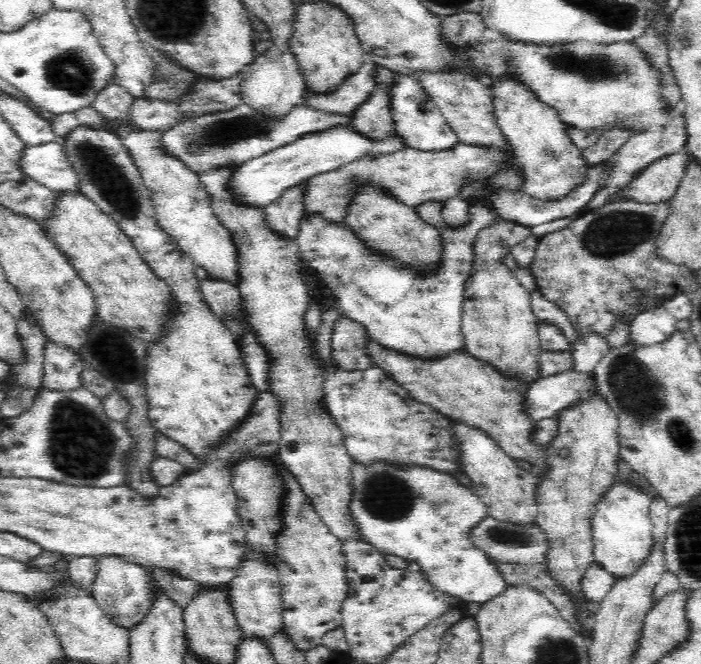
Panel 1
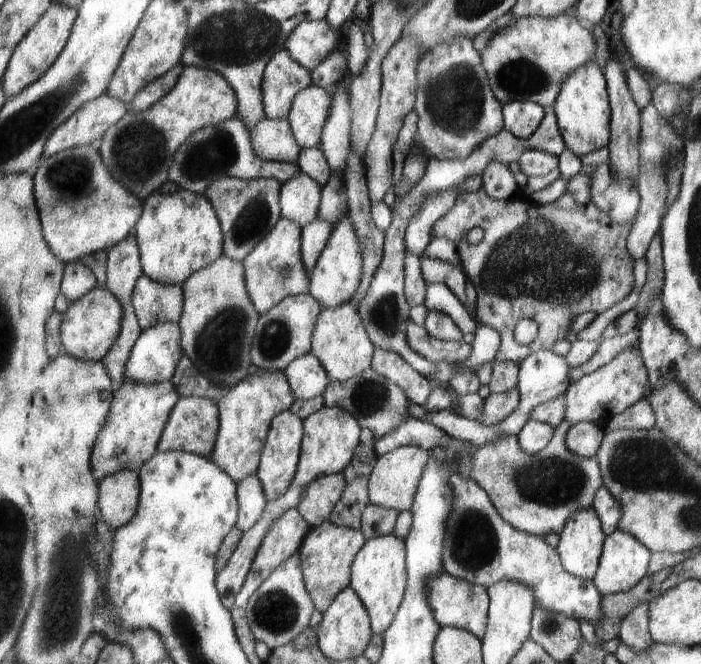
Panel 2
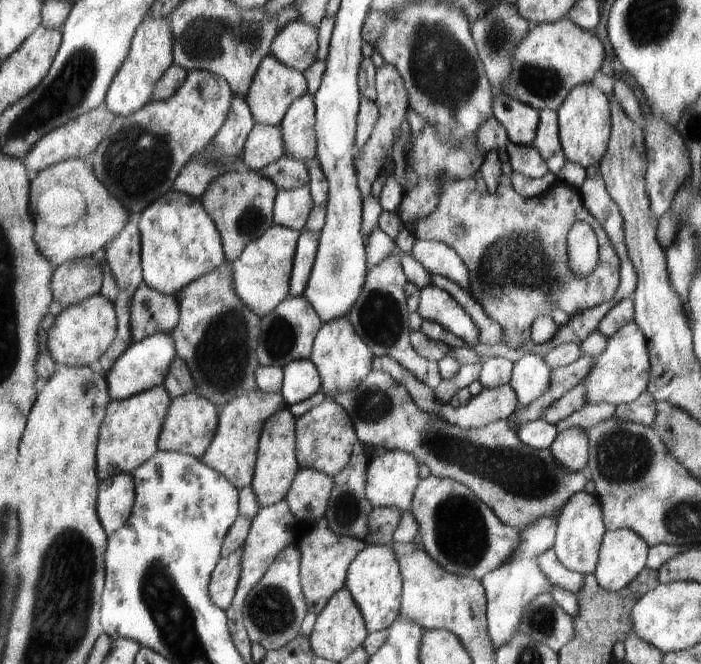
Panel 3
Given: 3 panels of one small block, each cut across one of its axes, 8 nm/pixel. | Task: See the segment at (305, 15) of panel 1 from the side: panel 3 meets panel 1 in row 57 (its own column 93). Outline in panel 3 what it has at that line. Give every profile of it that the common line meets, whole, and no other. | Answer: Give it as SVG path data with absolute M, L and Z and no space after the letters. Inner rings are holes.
M97 294L92 298L87 298L80 304L73 305L67 309L62 308L62 311L56 316L53 329L49 330L49 354L51 358L59 365L89 367L98 365L103 354L110 350L111 344L115 342L118 334L118 314L116 305L111 302L105 295Z

